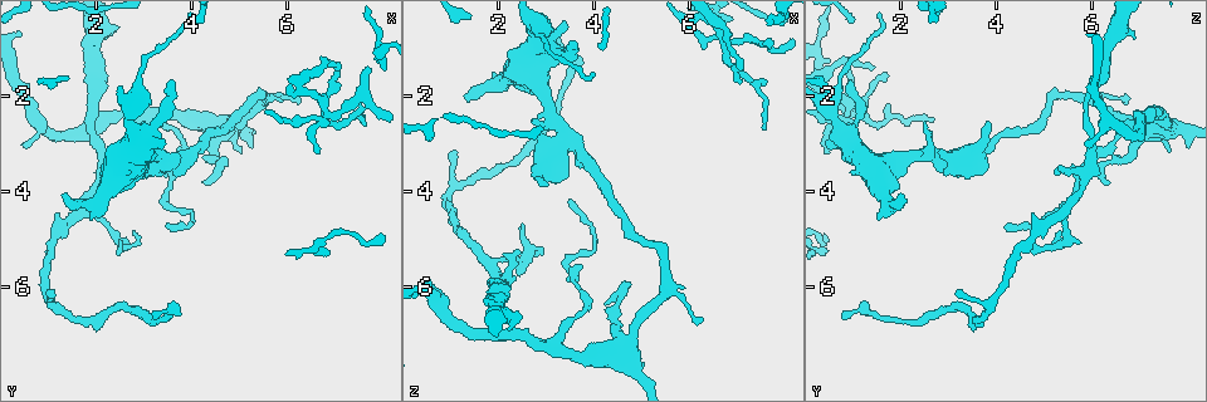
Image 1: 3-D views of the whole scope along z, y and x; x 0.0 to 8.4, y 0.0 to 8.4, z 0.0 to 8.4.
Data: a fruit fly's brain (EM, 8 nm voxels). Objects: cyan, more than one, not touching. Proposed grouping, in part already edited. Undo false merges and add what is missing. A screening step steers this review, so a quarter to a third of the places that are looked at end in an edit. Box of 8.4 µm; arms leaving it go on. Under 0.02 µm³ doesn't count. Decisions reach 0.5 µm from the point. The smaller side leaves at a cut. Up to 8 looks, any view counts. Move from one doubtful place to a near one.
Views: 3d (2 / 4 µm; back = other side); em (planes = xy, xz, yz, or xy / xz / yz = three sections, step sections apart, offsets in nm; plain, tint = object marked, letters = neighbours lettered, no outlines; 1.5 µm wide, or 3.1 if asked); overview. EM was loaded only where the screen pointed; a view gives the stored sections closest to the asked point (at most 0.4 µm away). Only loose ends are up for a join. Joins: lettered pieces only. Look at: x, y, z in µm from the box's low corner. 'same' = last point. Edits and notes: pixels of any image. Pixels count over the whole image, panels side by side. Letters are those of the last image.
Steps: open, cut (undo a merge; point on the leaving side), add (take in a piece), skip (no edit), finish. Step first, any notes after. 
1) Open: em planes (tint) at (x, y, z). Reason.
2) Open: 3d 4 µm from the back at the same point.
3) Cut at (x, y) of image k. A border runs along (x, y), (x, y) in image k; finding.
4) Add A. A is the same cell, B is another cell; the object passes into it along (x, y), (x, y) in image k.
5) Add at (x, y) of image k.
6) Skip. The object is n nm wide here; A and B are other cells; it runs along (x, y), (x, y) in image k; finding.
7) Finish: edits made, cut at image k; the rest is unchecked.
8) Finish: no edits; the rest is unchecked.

Open: em planes (letters) at (2.70, 2.55, 2.45). Branch stops here.

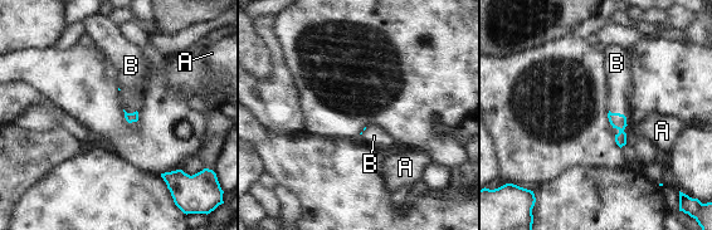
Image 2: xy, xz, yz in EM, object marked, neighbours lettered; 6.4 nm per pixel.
Add B. B is the same cell, A is another cell; the object passes into it along (618, 121), (625, 117), (619, 79) in image 2; it goes on there.

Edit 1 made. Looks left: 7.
Open: overview.

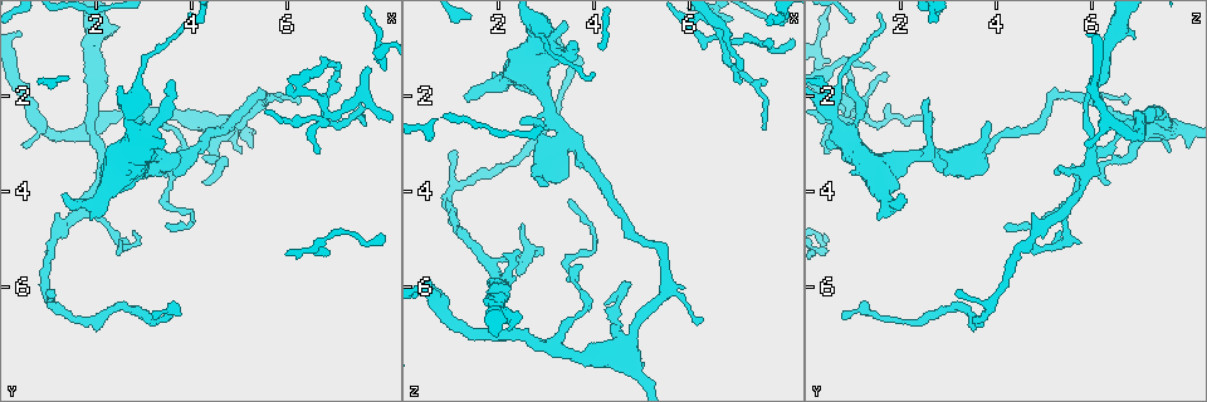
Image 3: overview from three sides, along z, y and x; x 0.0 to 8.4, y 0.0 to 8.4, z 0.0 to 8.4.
Open: 3d 2 µm at (2.45, 3.70, 5.30). Branch stops here.

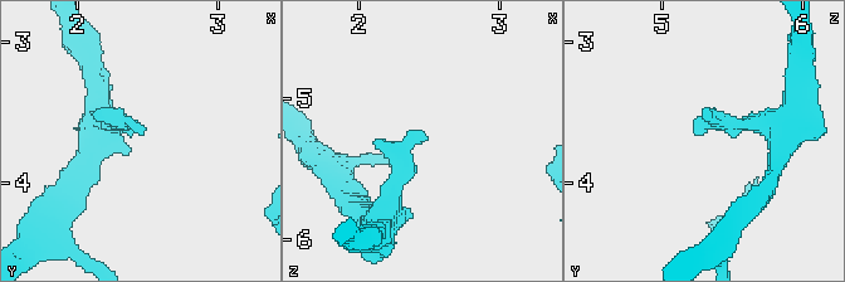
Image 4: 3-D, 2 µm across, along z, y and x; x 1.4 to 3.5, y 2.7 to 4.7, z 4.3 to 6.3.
Open: em planes (letters) at (2.46, 3.68, 5.26). Need the tissue.

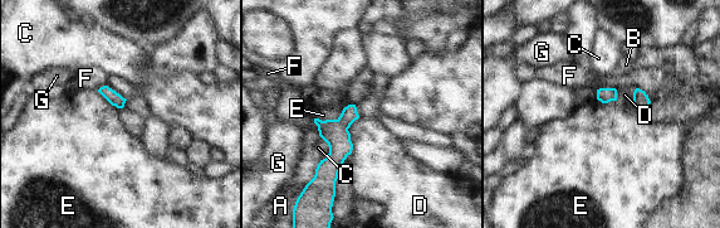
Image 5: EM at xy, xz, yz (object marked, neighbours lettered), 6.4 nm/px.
Skip. A, B, C, D, E, F and G are other cells; a border runs along (342, 112), (316, 119), (318, 135) in image 5; none of them fits.

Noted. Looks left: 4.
Open: 3d 4 µm at (2.25, 0.80, 6.85).

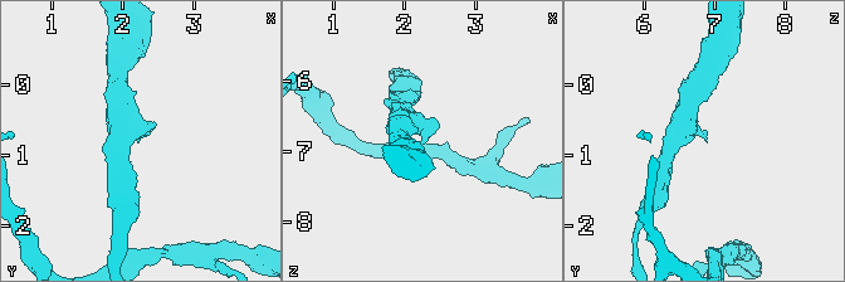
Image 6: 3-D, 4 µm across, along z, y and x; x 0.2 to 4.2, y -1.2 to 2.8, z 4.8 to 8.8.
Open: em planes (plain) at (2.20, 0.80, 6.90).

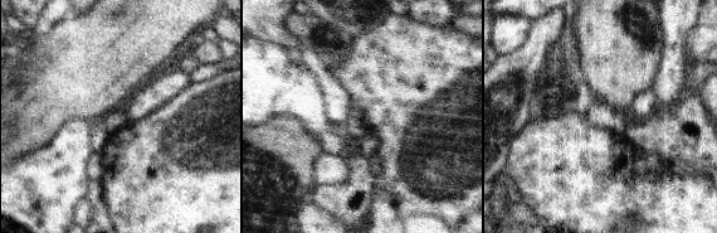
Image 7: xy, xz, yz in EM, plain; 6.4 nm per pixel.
Open: em planes (letters) at the same point. What lies round it.

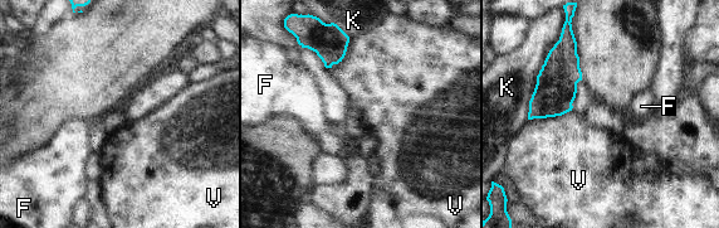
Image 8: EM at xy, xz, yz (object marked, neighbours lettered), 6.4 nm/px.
Skip. F, K and V are other cells; no lettered piece goes on from it.

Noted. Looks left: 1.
Finish: edits made, add at image 2; the rest is unchecked.

